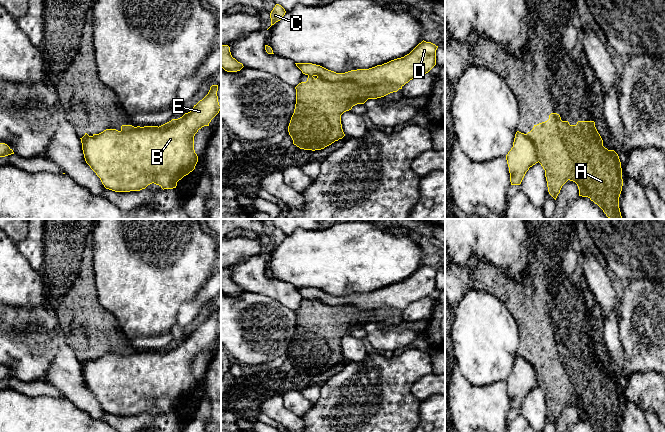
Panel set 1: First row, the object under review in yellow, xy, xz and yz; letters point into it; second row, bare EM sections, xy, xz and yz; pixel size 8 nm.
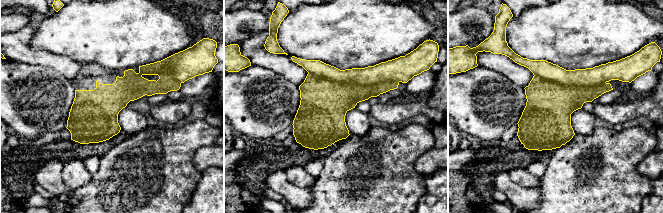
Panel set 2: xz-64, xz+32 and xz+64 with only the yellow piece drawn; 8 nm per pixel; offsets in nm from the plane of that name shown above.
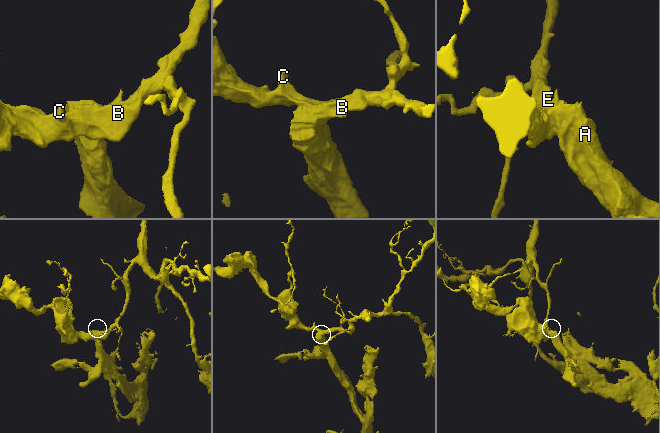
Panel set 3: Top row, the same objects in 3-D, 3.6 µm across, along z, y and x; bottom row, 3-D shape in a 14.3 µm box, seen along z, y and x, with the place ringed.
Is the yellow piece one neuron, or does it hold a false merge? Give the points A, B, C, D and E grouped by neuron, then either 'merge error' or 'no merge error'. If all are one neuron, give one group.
A / B C D E | merge error

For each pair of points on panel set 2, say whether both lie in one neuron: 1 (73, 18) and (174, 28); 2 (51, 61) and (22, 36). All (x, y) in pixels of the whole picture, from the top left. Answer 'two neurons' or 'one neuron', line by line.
1: one neuron
2: one neuron

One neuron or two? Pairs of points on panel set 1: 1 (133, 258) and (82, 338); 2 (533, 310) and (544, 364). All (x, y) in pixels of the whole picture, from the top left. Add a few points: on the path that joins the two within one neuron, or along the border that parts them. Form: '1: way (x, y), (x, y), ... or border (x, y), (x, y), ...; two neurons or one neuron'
1: border (96, 283), (98, 302), (118, 323); two neurons
2: way (544, 323), (544, 351); one neuron

